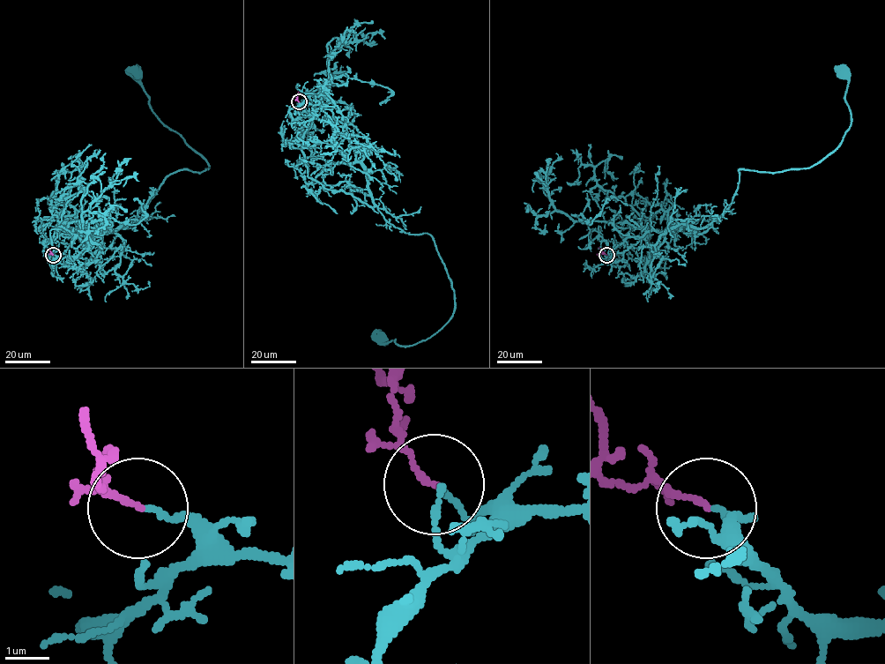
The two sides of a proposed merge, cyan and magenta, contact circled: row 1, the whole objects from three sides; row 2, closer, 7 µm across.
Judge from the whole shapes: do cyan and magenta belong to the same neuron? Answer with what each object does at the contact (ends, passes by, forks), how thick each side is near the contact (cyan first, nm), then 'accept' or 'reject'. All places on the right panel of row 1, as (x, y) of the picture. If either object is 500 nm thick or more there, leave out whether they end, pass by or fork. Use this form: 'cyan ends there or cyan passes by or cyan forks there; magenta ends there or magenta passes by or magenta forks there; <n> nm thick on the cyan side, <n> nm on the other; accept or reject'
cyan passes by; magenta ends there; 80 nm thick on the cyan side, 120 nm on the other; accept

